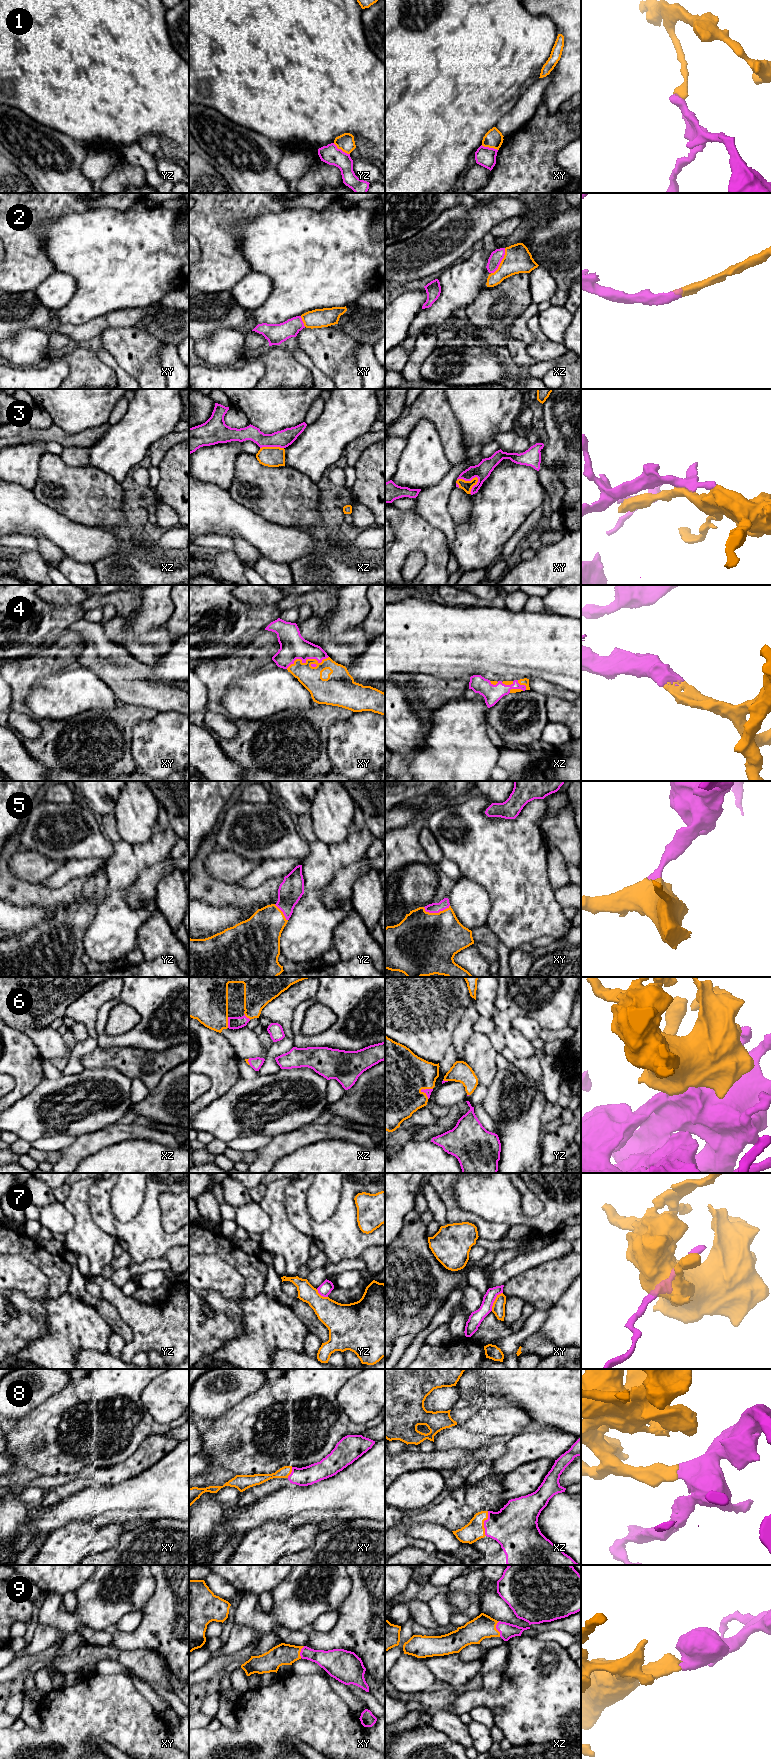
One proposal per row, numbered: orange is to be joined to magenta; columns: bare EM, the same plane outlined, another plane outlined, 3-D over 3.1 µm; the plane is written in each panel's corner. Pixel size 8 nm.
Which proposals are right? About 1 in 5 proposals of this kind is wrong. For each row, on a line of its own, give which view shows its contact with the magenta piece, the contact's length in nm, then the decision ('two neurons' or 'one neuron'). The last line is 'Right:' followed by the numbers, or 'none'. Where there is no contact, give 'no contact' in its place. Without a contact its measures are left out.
1: meets magenta in yz; contact 160 nm long; two neurons
2: meets magenta in xz; contact 240 nm long; one neuron
3: meets magenta in xy; contact 180 nm long; two neurons
4: meets magenta in xy; contact 360 nm long; one neuron
5: meets magenta in xy; contact 220 nm long; one neuron
6: meets magenta in xz; contact 90 nm long; one neuron
7: meets magenta in xy; contact 180 nm long; two neurons
8: meets magenta in xz; contact 200 nm long; one neuron
9: meets magenta in xz; contact 130 nm long; one neuron
Right: 2, 4, 5, 6, 8, 9

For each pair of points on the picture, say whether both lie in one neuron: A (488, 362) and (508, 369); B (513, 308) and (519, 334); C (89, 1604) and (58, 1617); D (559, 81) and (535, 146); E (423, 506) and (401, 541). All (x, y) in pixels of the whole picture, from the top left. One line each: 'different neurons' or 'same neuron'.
A: same neuron
B: different neurons
C: same neuron
D: different neurons
E: different neurons

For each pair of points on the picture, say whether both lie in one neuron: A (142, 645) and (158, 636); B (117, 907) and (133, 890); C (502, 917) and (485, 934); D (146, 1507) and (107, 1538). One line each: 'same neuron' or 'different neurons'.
A: same neuron
B: different neurons
C: different neurons
D: different neurons

